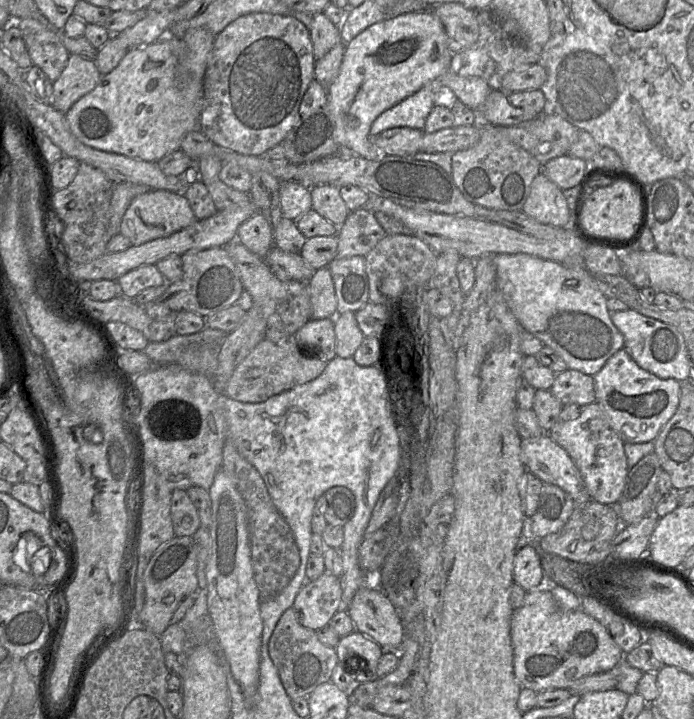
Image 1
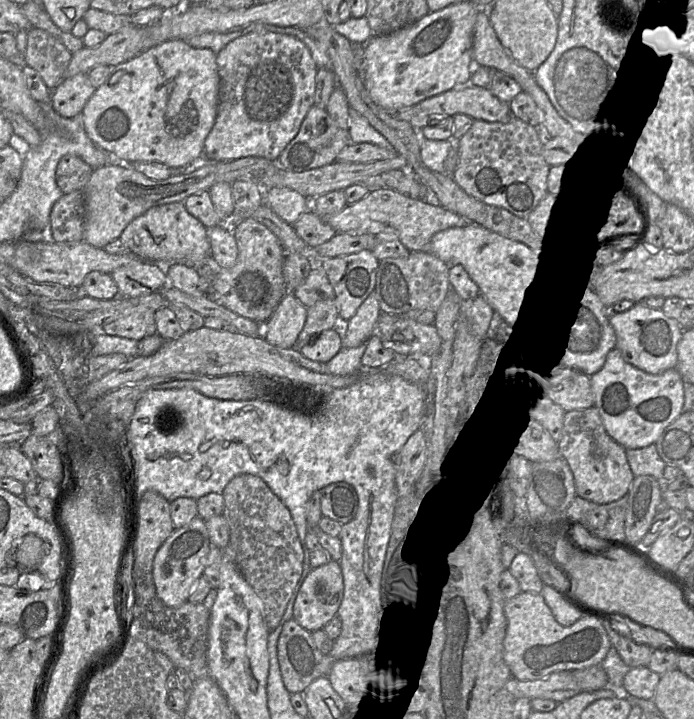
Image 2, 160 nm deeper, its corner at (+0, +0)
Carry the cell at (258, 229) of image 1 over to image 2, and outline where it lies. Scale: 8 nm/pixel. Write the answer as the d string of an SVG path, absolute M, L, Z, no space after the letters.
M253 218L232 223L232 233L237 243L238 257L232 267L217 268L211 297L240 316L265 324L286 294L283 276L286 252L277 236Z

